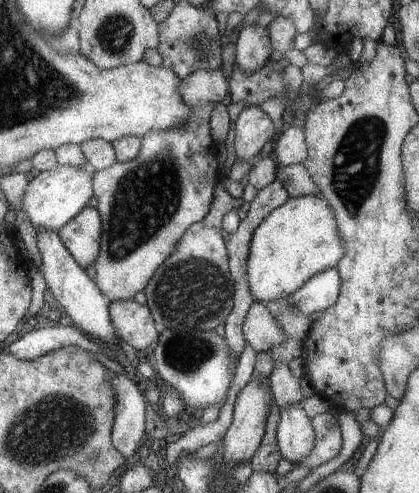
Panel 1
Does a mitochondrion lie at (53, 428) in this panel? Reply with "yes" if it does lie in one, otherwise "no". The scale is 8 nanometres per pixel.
yes

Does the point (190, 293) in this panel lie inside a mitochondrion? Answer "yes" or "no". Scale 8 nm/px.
yes

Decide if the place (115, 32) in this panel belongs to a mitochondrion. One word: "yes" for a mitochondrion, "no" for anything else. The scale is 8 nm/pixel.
yes

